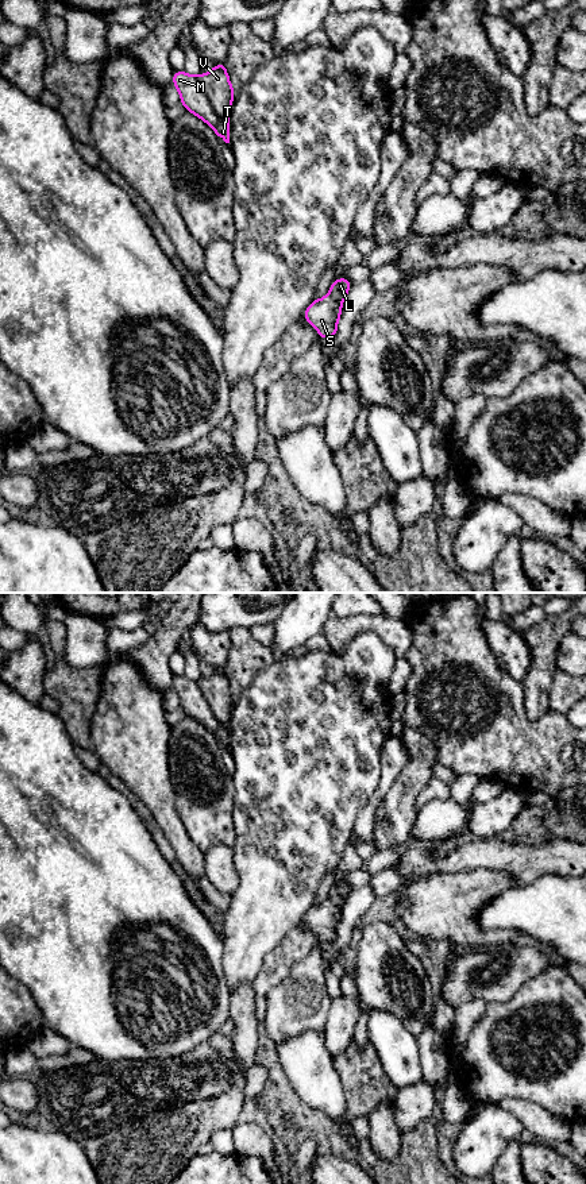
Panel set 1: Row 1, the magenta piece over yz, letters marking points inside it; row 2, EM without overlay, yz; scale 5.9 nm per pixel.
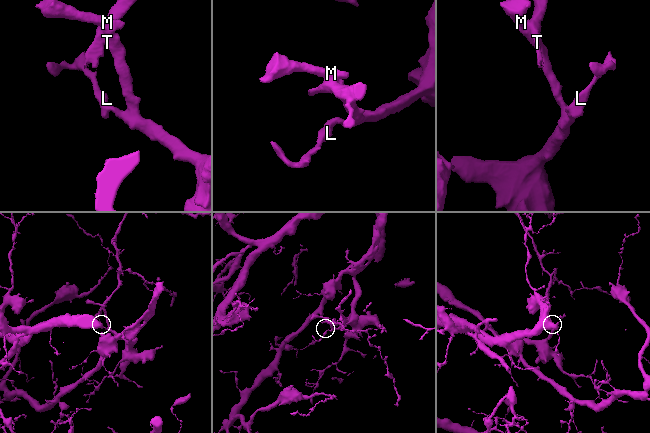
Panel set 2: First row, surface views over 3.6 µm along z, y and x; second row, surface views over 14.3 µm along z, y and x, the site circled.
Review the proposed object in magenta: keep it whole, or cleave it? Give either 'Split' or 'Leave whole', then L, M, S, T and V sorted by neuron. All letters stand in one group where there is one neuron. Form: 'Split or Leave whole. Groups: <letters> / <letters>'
Split. Groups: L M S T / V

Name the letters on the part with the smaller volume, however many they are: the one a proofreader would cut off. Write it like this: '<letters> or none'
V

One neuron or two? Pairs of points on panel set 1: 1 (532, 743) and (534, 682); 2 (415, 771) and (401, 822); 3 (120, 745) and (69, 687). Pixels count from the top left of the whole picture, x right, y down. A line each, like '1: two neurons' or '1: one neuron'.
1: two neurons
2: one neuron
3: two neurons

